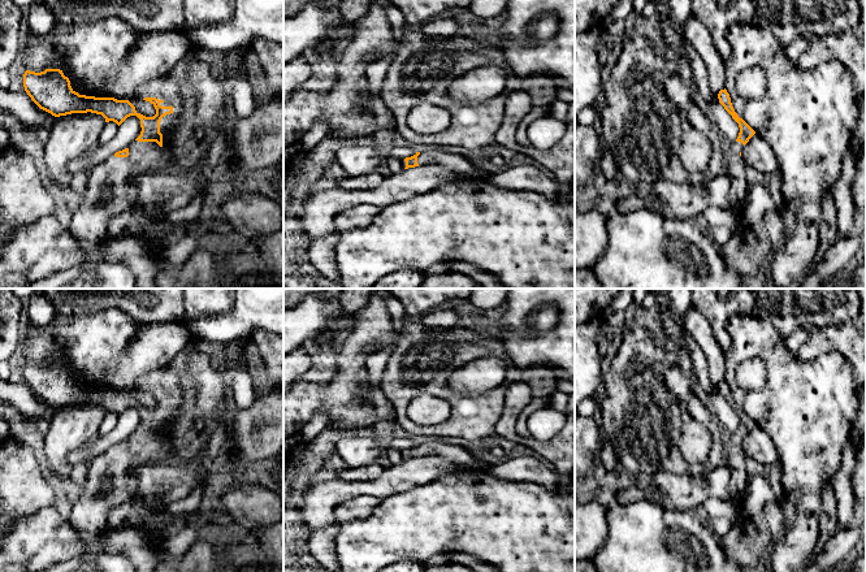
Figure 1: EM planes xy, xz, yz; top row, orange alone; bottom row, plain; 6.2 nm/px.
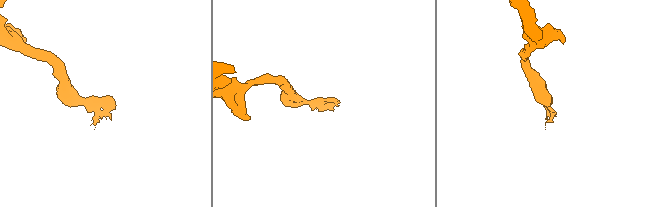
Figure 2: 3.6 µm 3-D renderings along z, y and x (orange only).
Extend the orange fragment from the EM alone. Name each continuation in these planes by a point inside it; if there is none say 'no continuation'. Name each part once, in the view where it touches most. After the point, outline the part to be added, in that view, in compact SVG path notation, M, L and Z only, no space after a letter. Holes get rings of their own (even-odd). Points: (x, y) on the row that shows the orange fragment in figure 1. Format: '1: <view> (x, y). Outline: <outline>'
1: xy (111, 186). Outline: M164 75L148 81L135 88L138 99L156 98L163 107L173 107L173 112L160 121L163 146L156 142L129 144L127 157L109 156L88 174L87 188L78 200L68 231L88 247L100 244L108 237L108 222L134 207L137 198L135 179L147 172L157 170L169 159L164 142L168 131L174 129L182 110L182 92L177 82Z

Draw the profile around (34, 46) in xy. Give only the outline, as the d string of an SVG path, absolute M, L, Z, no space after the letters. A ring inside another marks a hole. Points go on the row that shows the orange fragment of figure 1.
M118 17L66 25L55 22L55 27L44 39L33 38L26 25L22 32L29 36L27 51L23 56L25 72L40 73L46 69L60 69L69 78L73 91L79 95L129 100L137 113L146 117L153 117L156 109L150 101L138 99L135 88L166 75L191 49L183 31L140 32Z

